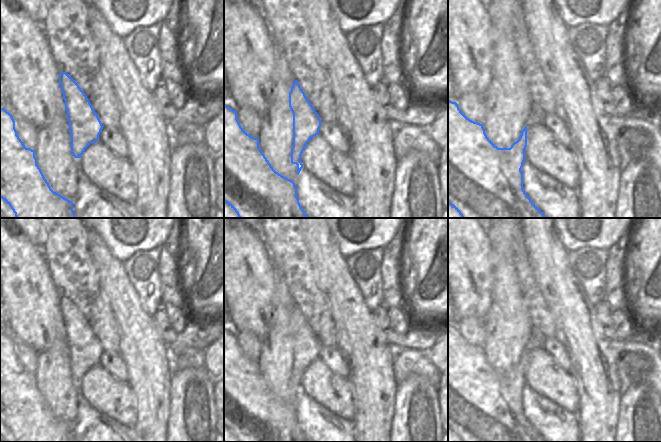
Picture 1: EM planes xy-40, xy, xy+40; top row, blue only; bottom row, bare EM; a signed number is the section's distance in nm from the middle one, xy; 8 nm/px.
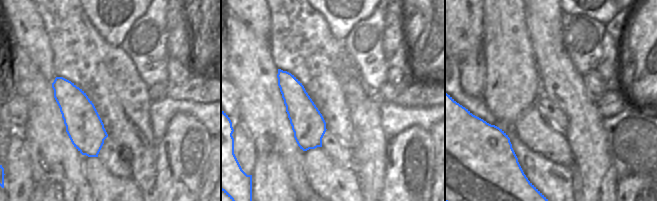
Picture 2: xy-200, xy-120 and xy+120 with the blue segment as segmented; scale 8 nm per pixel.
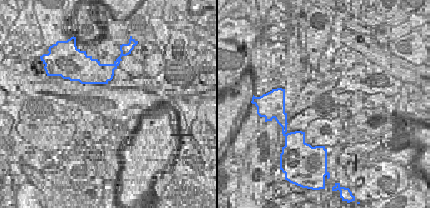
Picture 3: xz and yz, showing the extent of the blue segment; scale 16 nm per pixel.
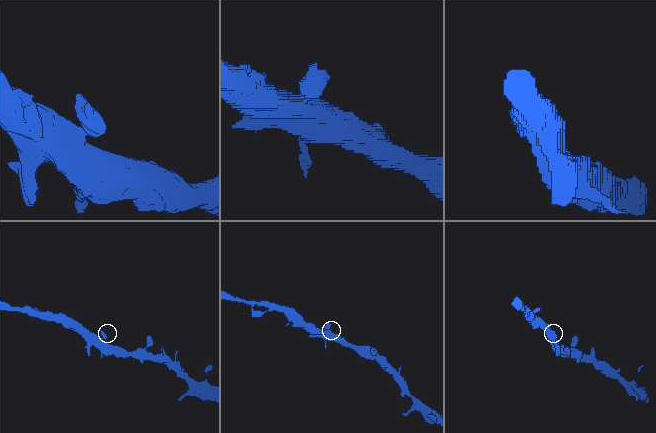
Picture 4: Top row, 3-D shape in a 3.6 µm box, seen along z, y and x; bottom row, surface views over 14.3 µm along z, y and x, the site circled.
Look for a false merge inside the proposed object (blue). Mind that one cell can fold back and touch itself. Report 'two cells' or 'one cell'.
one cell

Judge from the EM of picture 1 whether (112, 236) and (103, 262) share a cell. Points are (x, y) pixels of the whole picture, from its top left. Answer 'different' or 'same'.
different

